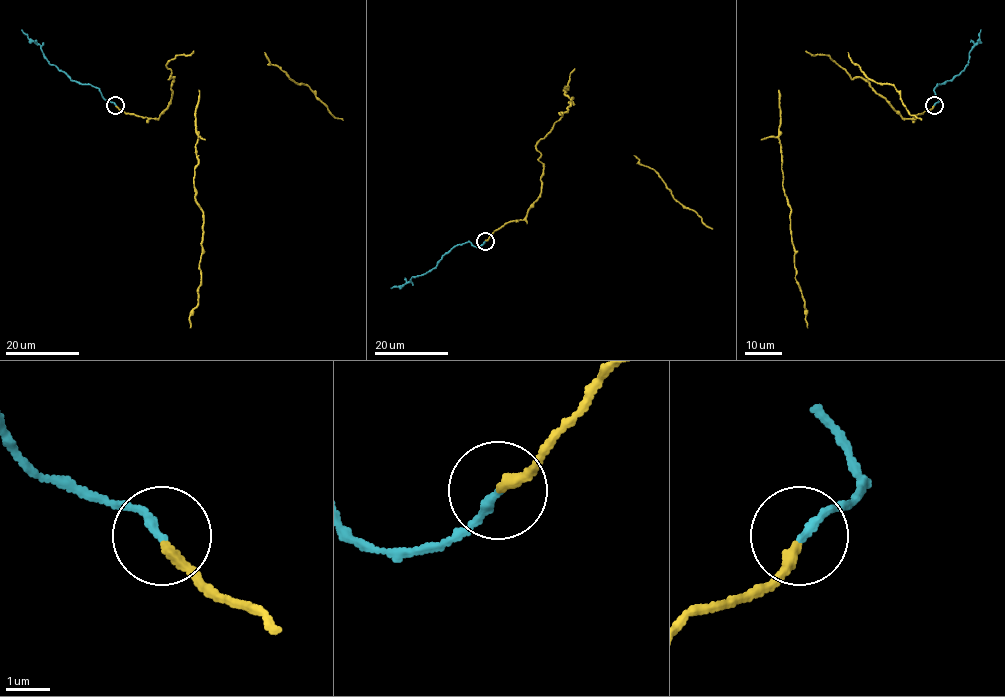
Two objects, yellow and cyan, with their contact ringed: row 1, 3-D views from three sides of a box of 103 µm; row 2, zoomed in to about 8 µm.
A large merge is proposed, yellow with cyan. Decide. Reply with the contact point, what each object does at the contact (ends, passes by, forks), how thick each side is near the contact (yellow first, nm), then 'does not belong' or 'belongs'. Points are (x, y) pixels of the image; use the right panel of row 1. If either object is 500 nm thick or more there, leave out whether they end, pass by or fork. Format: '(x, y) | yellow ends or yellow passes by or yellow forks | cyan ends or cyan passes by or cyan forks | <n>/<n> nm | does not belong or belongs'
(934, 105) | yellow ends | cyan ends | 240/200 nm | belongs

